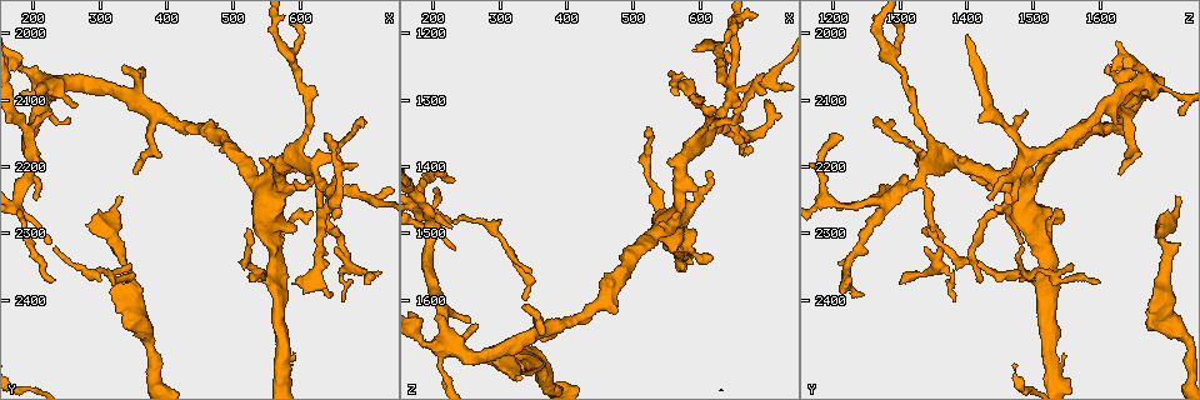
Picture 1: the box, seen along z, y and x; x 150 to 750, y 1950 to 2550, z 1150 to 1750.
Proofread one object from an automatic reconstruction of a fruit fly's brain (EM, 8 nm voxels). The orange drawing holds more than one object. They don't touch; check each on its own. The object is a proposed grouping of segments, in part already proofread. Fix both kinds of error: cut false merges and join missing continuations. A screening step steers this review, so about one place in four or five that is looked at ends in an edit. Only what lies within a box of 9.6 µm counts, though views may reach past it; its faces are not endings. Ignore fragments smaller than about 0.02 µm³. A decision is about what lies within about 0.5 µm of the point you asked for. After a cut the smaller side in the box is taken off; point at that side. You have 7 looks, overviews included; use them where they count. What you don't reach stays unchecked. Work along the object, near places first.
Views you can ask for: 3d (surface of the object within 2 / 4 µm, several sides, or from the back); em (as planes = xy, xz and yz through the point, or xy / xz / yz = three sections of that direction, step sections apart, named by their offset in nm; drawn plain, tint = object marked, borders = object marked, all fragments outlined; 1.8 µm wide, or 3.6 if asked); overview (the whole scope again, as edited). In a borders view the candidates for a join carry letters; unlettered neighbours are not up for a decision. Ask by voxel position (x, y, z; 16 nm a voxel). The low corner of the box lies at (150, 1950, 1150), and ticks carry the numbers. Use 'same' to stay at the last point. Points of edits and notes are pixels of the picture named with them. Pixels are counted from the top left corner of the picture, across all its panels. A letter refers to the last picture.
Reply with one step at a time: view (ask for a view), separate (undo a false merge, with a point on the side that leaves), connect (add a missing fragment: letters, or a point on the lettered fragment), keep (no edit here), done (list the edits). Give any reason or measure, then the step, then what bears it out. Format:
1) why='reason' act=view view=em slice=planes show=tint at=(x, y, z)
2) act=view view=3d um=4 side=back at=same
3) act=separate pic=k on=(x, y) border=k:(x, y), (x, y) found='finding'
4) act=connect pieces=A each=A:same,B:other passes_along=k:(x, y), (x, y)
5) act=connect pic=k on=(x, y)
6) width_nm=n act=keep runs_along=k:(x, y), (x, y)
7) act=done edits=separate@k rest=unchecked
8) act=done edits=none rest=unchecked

why='an open end' act=view view=em slice=yz step=8 show=borders at=(355, 2210, 1635)

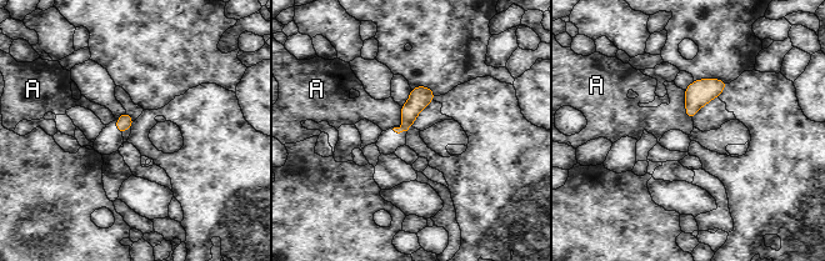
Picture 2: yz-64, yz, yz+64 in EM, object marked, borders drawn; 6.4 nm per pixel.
act=keep each=A:other border=2:(683, 90), (685, 114), (691, 120) found='none of them fits'

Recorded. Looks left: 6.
why='branch stops here' act=view view=em slice=planes show=tint at=(360, 2055, 1650)

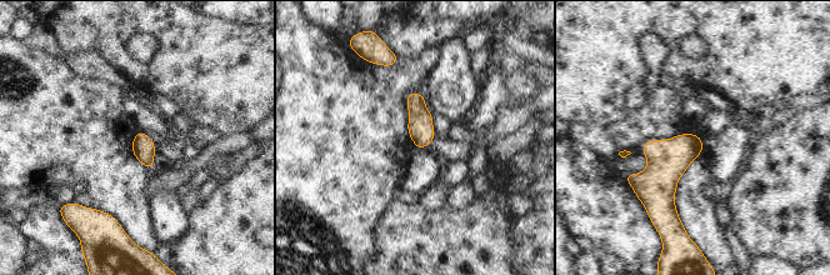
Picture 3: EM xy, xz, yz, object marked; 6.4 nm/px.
why='see the neighbours' act=view view=em slice=planes show=borders at=same

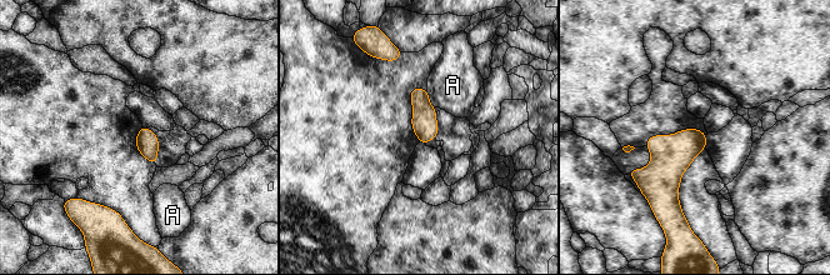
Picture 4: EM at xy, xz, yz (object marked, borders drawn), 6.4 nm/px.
act=keep each=A:other border=4:(426, 90), (429, 101), (435, 106) found='no lettered fragment goes on from it'

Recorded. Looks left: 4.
why='four arms meet' act=view view=3d um=4 at=(645, 2250, 1285)

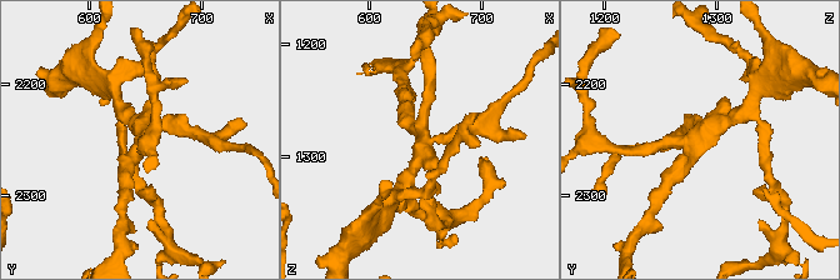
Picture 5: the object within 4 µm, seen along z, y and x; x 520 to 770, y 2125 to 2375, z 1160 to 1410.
arms=4 act=view view=em slice=planes show=borders at=(644, 2250, 1284)

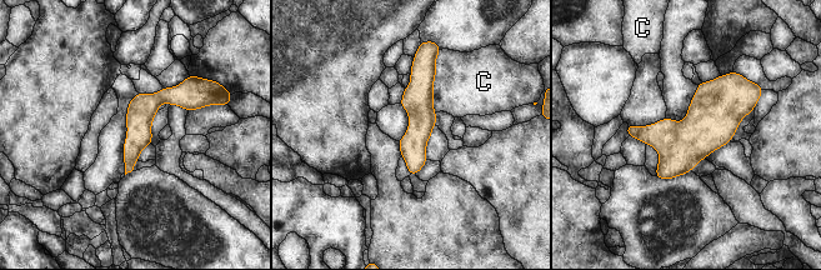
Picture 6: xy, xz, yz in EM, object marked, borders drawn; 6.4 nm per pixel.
act=keep each=C:other runs_along=6:(425, 56), (411, 171) found='one cell here'

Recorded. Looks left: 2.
act=done edits=none rest=unchecked

